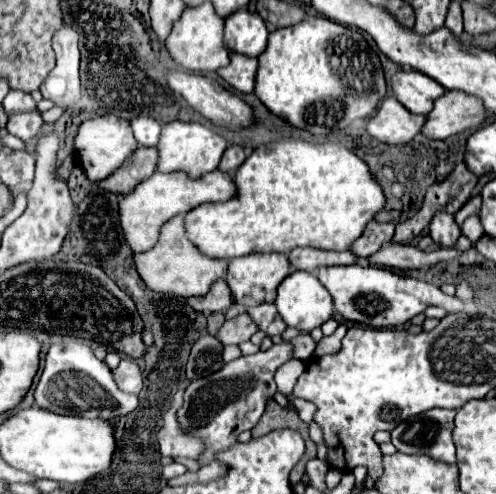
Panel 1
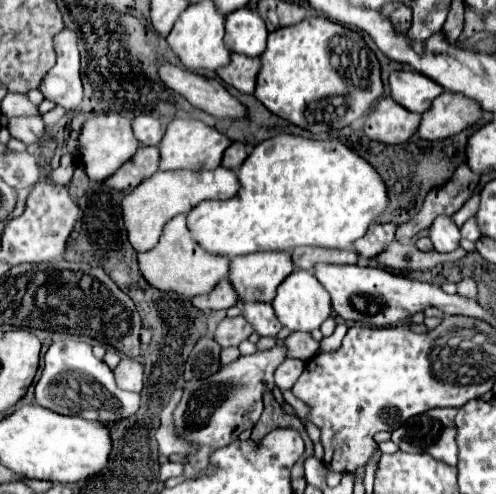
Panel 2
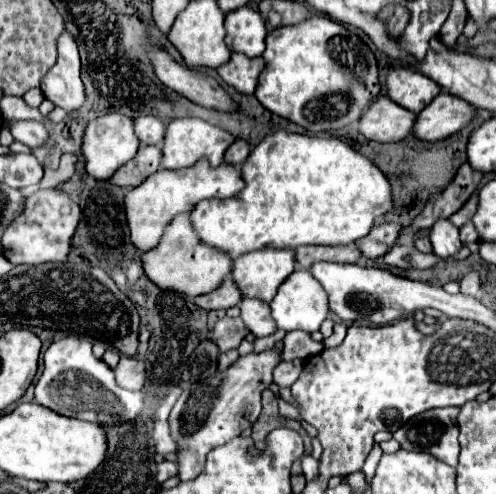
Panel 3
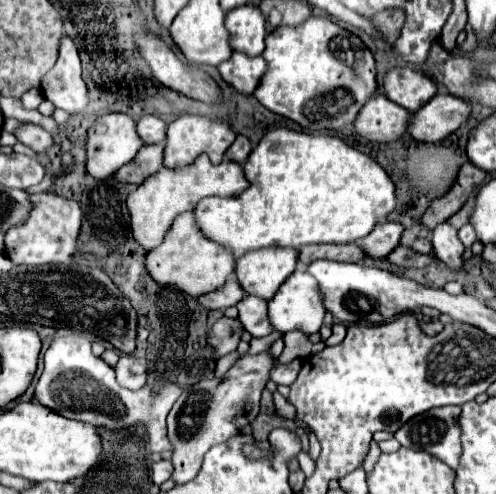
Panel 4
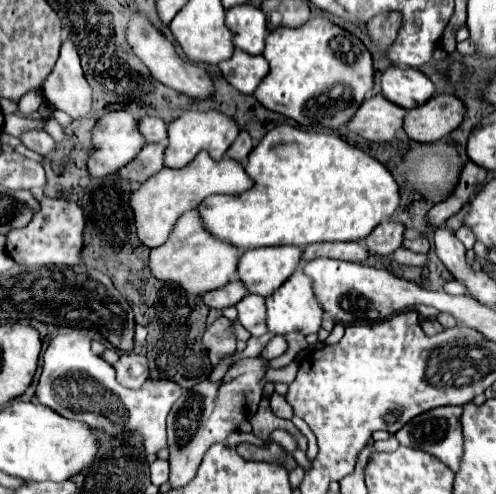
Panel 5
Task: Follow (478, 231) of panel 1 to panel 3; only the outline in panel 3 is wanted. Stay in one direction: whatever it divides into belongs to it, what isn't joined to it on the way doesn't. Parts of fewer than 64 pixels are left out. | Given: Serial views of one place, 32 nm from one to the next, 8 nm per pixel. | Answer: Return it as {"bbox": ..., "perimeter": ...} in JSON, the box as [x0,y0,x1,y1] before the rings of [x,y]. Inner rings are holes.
{"bbox":[460,220,478,242],"perimeter":[[[468,220],[468,222],[460,228],[460,240],[462,240],[462,242],[478,242],[478,232],[476,232],[472,220]]]}

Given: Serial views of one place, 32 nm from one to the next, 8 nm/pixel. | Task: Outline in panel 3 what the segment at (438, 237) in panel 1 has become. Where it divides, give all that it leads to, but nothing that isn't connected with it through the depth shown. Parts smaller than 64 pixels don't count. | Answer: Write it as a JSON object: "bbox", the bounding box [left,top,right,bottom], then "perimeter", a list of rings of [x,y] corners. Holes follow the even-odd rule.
{"bbox":[430,220,462,258],"perimeter":[[[438,220],[430,228],[430,240],[432,240],[434,252],[442,258],[446,258],[450,254],[456,254],[462,248],[458,228],[450,220]]]}

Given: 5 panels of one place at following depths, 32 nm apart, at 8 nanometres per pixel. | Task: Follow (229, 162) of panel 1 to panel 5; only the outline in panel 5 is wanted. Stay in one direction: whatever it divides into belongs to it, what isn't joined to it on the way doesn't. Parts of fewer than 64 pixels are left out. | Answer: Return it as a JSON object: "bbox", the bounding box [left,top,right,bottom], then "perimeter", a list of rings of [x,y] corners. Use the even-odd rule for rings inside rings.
{"bbox":[226,130,252,164],"perimeter":[[[242,130],[242,132],[238,134],[238,138],[234,140],[232,148],[228,148],[226,156],[232,158],[232,160],[236,160],[236,162],[242,162],[242,164],[244,164],[246,158],[248,158],[248,154],[250,154],[250,150],[252,150],[252,140],[250,140],[248,132]]]}

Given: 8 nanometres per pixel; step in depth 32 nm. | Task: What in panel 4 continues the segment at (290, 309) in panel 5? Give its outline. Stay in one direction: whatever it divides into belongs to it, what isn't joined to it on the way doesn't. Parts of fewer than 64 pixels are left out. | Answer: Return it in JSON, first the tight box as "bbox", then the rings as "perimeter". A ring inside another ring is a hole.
{"bbox":[268,268,326,334],"perimeter":[[[298,268],[292,276],[288,276],[288,280],[278,288],[276,296],[268,302],[268,316],[274,330],[278,332],[290,330],[302,330],[306,334],[318,332],[324,322],[326,308],[320,296],[320,288],[316,288],[316,280],[312,280],[312,276],[304,268]]]}

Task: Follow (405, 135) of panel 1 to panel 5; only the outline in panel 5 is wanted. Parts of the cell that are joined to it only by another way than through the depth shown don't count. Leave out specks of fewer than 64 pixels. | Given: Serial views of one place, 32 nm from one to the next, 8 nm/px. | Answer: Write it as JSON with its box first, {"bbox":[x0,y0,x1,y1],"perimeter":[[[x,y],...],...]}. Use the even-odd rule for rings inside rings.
{"bbox":[348,94,406,142],"perimeter":[[[382,94],[368,98],[354,118],[348,122],[348,130],[360,134],[370,142],[390,142],[396,132],[402,130],[406,110],[386,100]]]}

